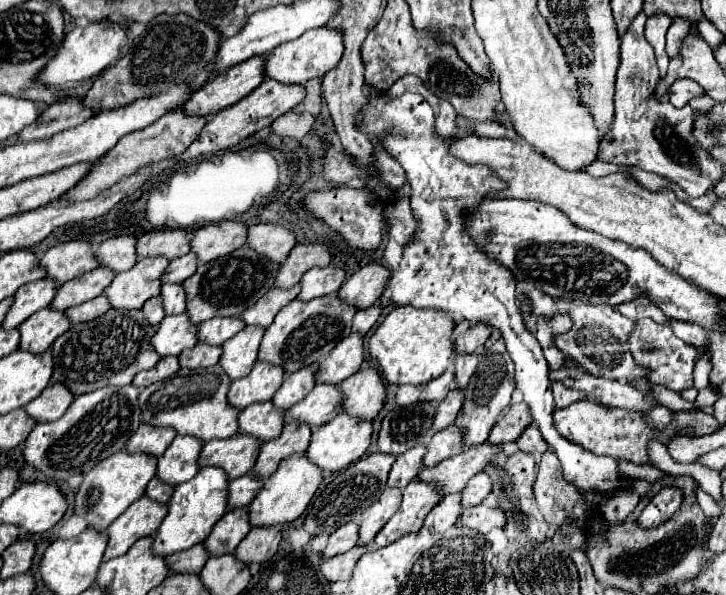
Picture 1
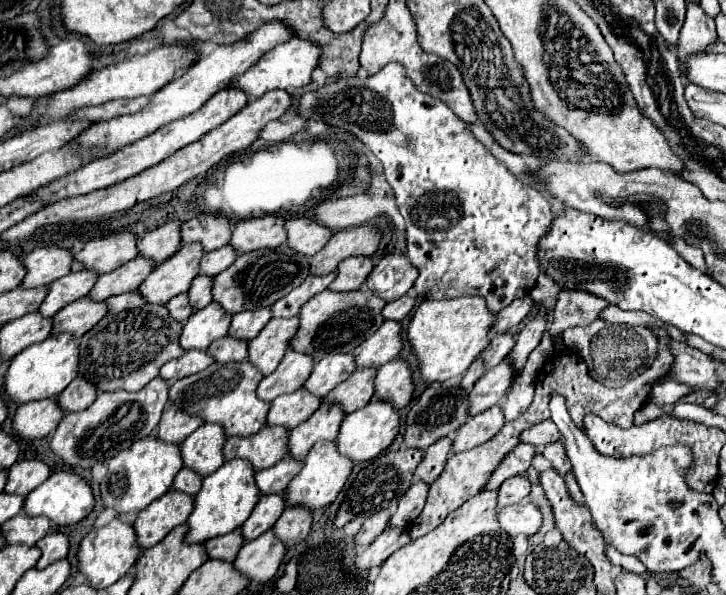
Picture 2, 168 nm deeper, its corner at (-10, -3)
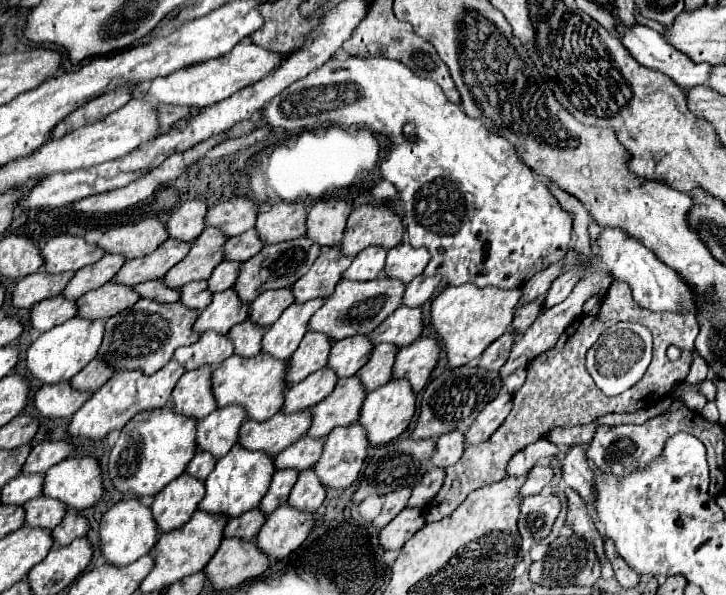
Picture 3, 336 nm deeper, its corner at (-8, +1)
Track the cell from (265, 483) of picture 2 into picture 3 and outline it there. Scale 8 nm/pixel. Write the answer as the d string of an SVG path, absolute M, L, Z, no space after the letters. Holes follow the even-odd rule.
M303 436L299 442L291 444L289 448L285 448L283 452L275 456L275 468L277 470L283 470L283 468L305 470L317 464L321 454L323 454L323 440Z

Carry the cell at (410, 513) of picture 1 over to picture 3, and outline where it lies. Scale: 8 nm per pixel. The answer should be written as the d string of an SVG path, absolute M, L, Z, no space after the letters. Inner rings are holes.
M613 282L605 298L601 300L599 312L583 314L579 316L569 330L563 332L563 336L557 340L557 344L549 350L537 356L527 366L527 380L525 384L513 394L513 410L507 416L507 420L497 428L497 432L479 446L467 446L465 454L455 466L449 466L445 472L445 482L439 490L439 494L433 498L427 522L439 522L441 518L455 512L455 508L477 488L483 488L487 484L499 482L507 476L507 462L521 452L525 446L533 444L535 440L547 436L557 426L581 426L597 420L605 414L621 414L621 412L637 412L665 396L669 396L687 376L693 354L695 354L695 338L699 334L699 324L695 320L695 314L691 312L651 312L647 308L641 308L629 290L629 284L625 282ZM629 320L643 324L653 334L653 360L645 372L645 376L627 392L607 398L599 388L595 388L593 378L589 376L585 368L585 354L587 350L597 342L597 338L613 324ZM675 344L681 350L679 360L667 358L667 348Z

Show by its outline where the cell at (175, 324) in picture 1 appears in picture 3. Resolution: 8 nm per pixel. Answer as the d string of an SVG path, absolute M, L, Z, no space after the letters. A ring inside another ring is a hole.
M235 288L223 290L213 294L213 302L201 310L197 322L195 322L195 332L205 332L205 330L217 330L217 332L229 332L235 324L247 320L249 316L249 304L241 302Z

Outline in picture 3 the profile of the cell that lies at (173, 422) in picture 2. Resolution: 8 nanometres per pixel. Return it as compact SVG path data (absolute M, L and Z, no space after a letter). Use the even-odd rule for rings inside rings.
M205 364L203 368L189 370L181 376L177 388L173 390L173 408L179 414L201 420L217 408L217 400L213 396L211 386L211 374L211 366Z

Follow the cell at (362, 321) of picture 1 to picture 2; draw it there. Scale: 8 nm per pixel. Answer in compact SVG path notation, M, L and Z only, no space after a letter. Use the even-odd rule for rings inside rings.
M407 294L407 296L401 296L401 298L395 300L395 302L385 304L385 308L383 308L381 314L383 314L385 320L401 322L401 320L411 312L413 304L415 304L415 296L413 296L413 294Z

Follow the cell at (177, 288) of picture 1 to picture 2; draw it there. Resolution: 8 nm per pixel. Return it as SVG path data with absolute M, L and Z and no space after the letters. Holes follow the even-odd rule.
M197 276L191 282L191 288L187 290L187 298L193 310L201 310L211 304L211 276Z

